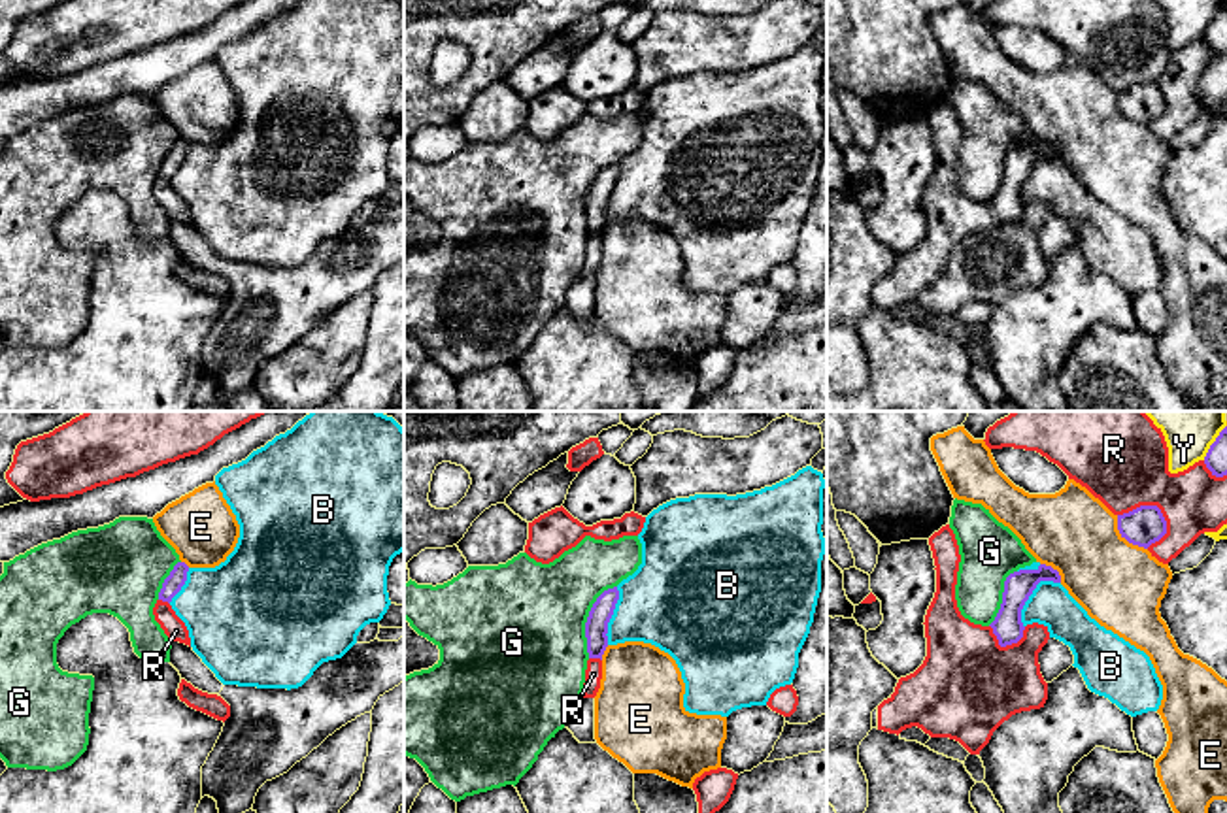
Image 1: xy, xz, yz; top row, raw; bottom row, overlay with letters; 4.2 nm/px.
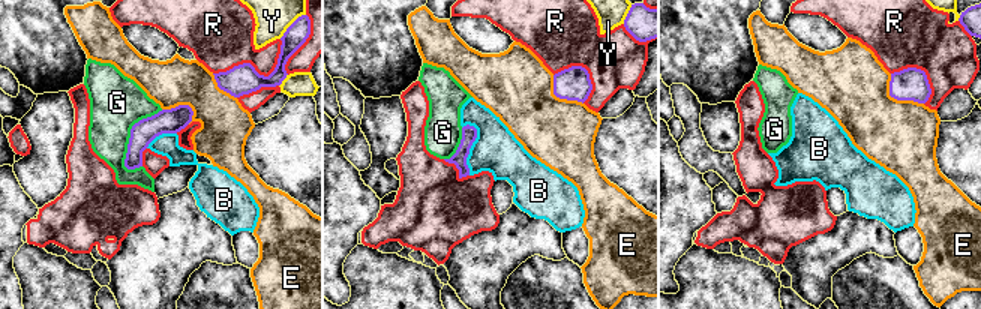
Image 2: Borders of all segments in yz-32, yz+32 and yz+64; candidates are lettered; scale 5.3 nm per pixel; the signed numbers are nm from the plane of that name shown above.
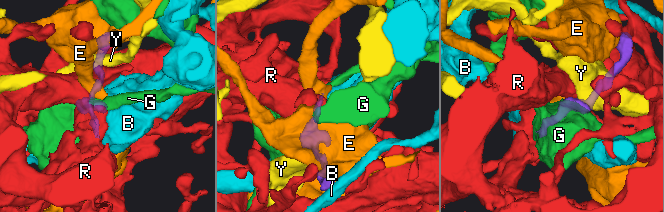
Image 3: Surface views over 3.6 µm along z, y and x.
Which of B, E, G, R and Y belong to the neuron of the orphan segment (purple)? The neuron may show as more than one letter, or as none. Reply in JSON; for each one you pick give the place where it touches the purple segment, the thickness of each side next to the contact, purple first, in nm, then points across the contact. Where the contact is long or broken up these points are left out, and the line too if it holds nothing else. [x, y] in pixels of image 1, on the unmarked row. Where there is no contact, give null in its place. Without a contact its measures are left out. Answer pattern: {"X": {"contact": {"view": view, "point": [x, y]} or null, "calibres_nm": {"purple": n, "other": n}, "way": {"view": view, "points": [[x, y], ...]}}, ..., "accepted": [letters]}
{"R": {"contact": {"view": "yz", "point": [1150, 83]}, "calibres_nm": {"purple": 160, "other": 360}}, "accepted": ["R"]}

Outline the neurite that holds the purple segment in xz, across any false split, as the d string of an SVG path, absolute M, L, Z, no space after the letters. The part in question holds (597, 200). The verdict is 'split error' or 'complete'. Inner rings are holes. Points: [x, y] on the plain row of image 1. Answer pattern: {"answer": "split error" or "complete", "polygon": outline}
{"answer": "split error", "polygon": "M617 164L604 168L593 181L587 200L587 247L581 275L595 275L600 266L602 257L602 232L608 224L608 200L614 192L615 181L619 177Z"}

